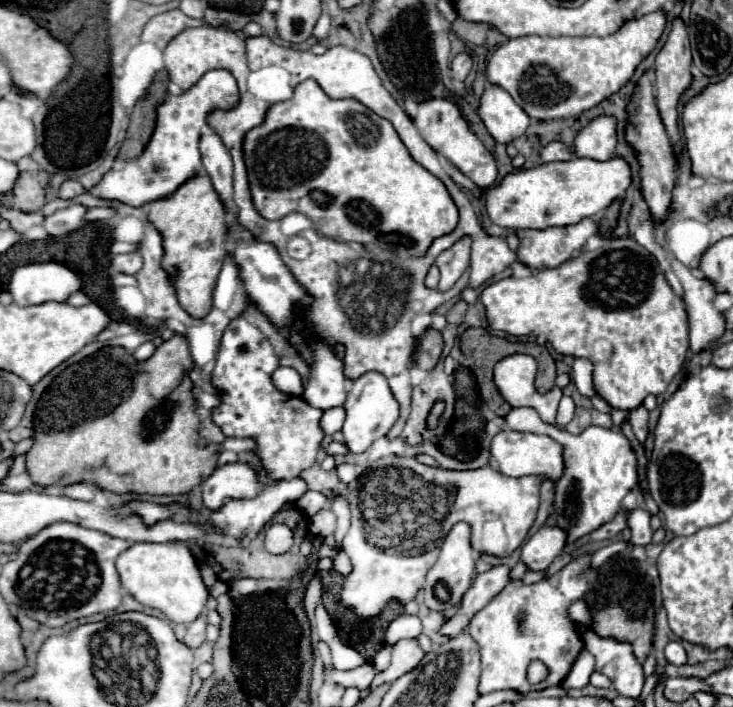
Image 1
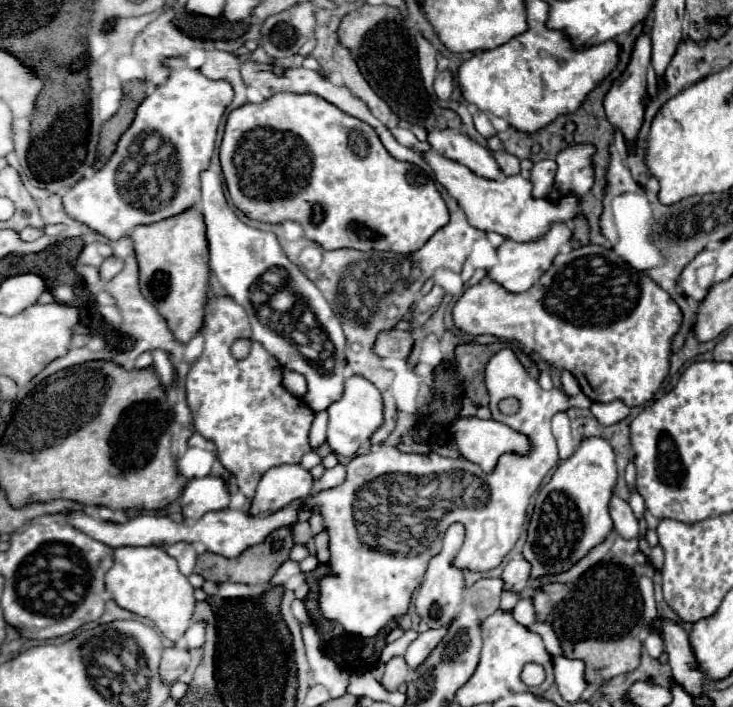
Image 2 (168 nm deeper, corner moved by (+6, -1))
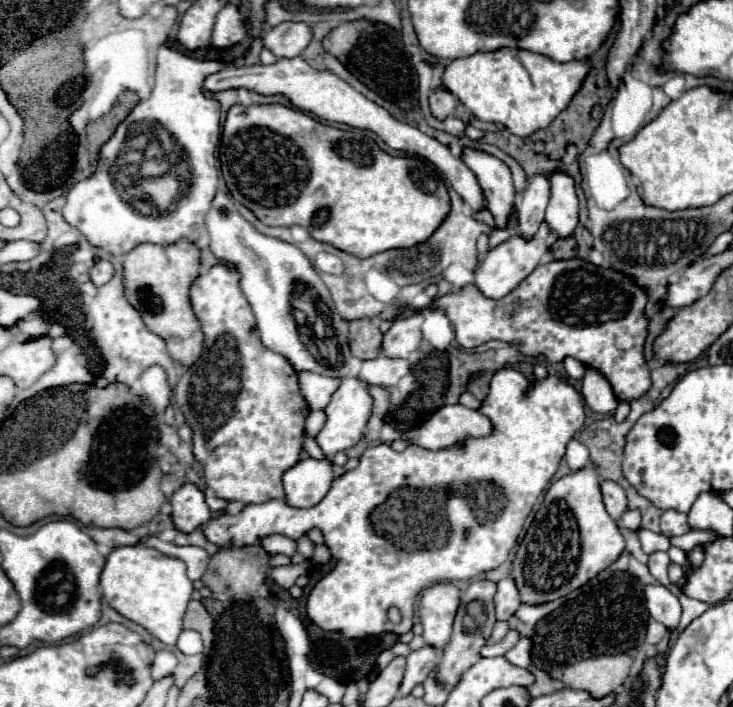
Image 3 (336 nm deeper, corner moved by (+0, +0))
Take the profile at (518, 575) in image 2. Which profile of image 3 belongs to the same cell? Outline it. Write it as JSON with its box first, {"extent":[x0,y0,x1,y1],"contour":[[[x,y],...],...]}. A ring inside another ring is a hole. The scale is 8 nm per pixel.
{"extent":[494,577,520,619],"contour":[[[504,577],[498,581],[498,593],[494,597],[496,601],[496,617],[498,619],[510,619],[512,613],[520,607],[520,597],[518,597],[518,587],[514,585],[512,577]]]}

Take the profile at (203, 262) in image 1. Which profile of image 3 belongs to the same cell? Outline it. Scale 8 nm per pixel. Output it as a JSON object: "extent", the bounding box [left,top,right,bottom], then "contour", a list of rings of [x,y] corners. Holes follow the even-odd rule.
{"extent":[124,241,202,367],"contour":[[[190,241],[178,245],[138,245],[124,259],[126,297],[142,313],[146,327],[166,341],[174,361],[190,367],[202,351],[202,329],[190,309],[190,285],[200,275],[200,249]]]}

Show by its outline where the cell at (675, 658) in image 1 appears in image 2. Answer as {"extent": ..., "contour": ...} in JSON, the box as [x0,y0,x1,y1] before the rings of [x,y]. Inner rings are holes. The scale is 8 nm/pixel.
{"extent":[642,634,664,658],"contour":[[[648,634],[646,640],[642,642],[644,650],[652,656],[652,658],[658,658],[662,652],[664,652],[664,644],[662,644],[662,638],[656,636],[656,634]]]}

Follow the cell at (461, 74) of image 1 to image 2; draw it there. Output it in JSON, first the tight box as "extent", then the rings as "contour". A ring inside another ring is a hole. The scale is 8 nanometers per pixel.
{"extent":[434,70,454,100],"contour":[[[444,70],[436,76],[436,82],[434,82],[434,92],[440,100],[450,100],[450,94],[454,90],[454,80],[452,80],[452,72],[450,70]]]}

